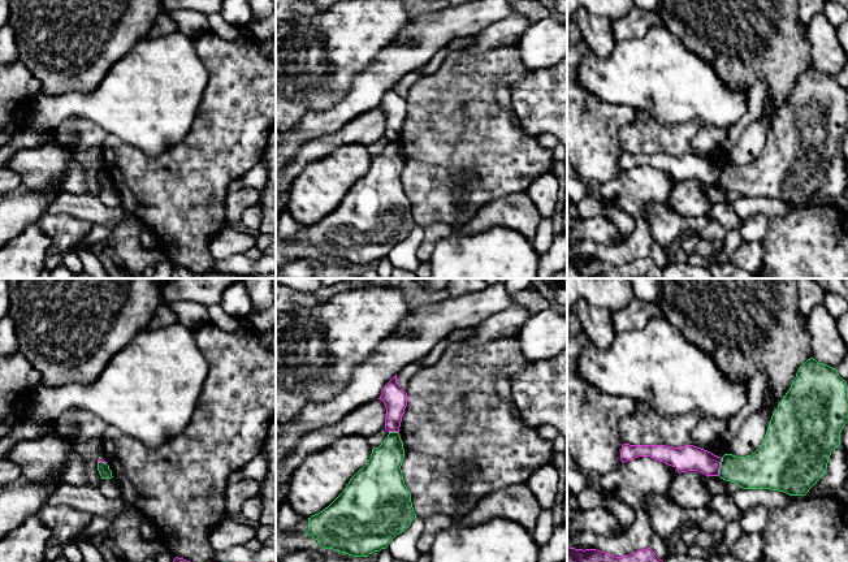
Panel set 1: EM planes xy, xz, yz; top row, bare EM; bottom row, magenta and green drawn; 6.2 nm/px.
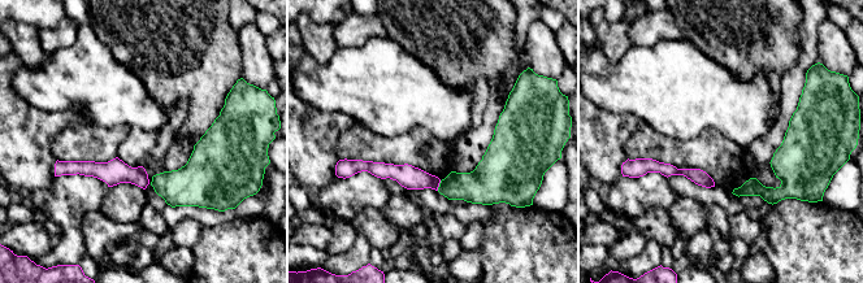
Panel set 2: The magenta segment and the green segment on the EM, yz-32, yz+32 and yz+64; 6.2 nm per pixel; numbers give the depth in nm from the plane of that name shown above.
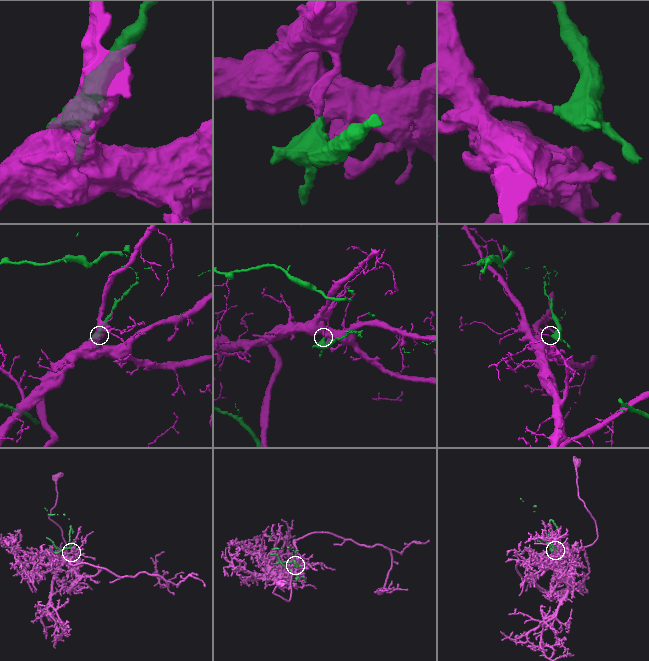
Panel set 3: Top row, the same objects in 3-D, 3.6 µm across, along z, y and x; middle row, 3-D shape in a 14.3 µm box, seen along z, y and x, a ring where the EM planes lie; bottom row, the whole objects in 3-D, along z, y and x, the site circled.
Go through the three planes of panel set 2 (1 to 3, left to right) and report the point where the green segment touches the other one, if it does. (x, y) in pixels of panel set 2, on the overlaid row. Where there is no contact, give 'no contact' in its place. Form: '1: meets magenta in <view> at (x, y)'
1: no contact
2: meets magenta in yz+32 at (438, 186)
3: no contact

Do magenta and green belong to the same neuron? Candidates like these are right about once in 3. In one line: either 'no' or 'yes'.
no

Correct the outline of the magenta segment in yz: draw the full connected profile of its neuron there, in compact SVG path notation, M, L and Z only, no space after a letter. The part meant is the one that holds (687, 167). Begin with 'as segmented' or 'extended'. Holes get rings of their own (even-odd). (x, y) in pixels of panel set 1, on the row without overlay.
as segmented; M629 154L620 157L622 172L639 165L650 165L672 174L678 181L698 180L706 185L718 185L722 167L693 154L682 156L666 154Z

